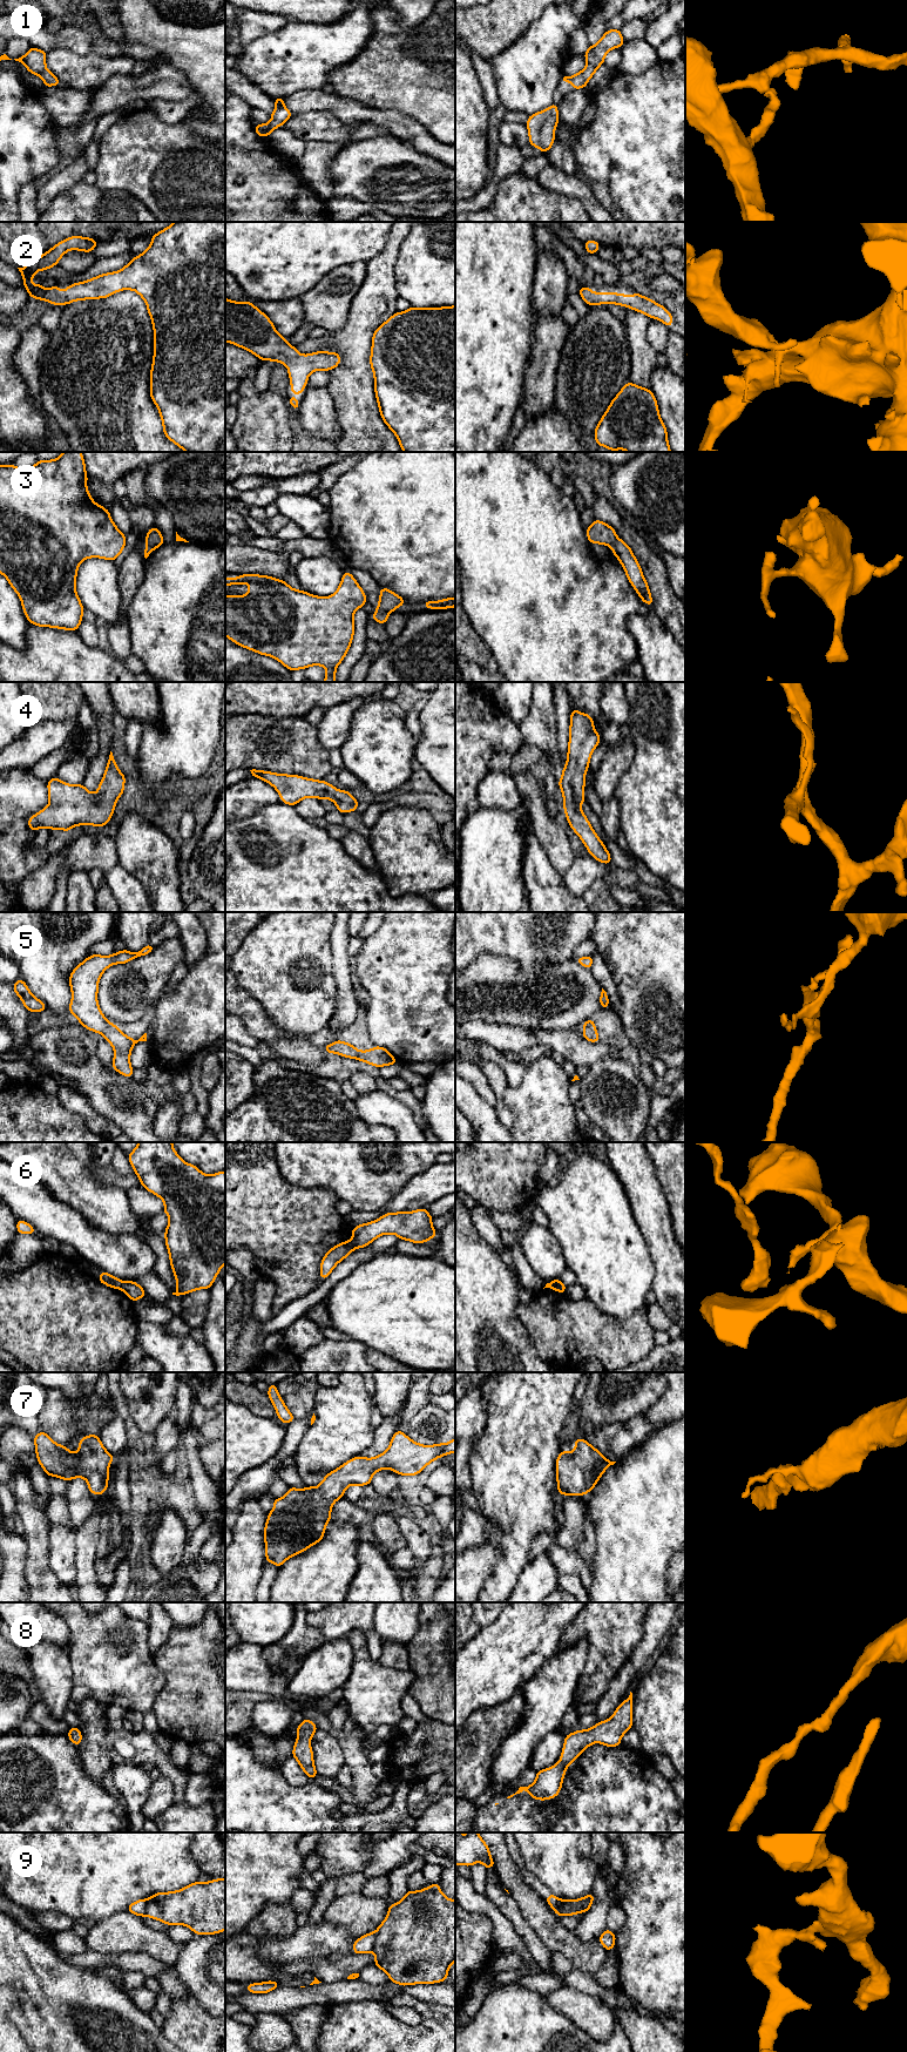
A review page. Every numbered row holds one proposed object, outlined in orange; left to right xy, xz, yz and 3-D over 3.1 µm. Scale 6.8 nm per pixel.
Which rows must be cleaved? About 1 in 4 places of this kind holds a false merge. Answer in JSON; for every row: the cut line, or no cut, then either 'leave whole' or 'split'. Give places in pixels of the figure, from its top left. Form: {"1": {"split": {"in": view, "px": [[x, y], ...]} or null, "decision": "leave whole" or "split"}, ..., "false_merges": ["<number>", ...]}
{"1": {"split": null, "decision": "leave whole"}, "2": {"split": null, "decision": "leave whole"}, "3": {"split": null, "decision": "leave whole"}, "4": {"split": null, "decision": "leave whole"}, "5": {"split": null, "decision": "leave whole"}, "6": {"split": {"in": "xz", "px": [[351, 1241], [354, 1248]]}, "decision": "split"}, "7": {"split": null, "decision": "leave whole"}, "8": {"split": null, "decision": "leave whole"}, "9": {"split": {"in": "xz", "px": [[374, 1932], [374, 1945], [371, 1950]]}, "decision": "split"}, "false_merges": ["6", "9"]}

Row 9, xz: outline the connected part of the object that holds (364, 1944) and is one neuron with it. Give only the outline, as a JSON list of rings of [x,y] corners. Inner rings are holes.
[[[368,1932],[367,1935],[364,1935],[363,1937],[358,1938],[353,1943],[353,1953],[357,1955],[372,1951],[374,1946],[374,1939],[374,1932]]]

